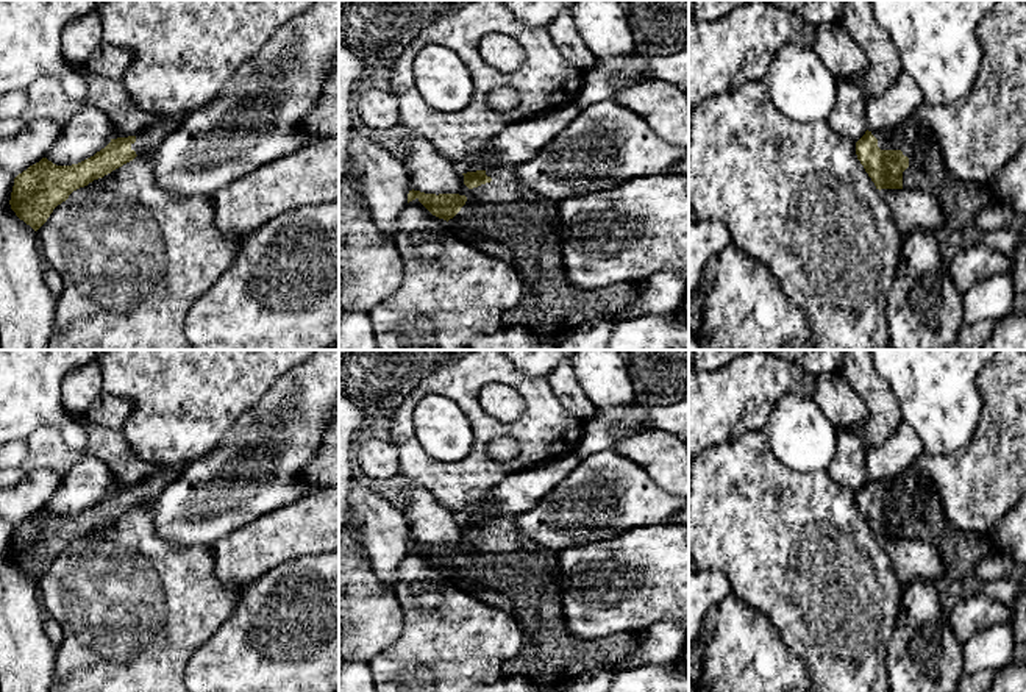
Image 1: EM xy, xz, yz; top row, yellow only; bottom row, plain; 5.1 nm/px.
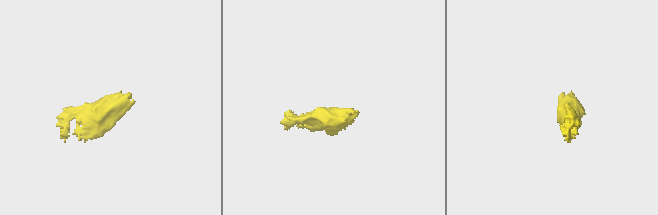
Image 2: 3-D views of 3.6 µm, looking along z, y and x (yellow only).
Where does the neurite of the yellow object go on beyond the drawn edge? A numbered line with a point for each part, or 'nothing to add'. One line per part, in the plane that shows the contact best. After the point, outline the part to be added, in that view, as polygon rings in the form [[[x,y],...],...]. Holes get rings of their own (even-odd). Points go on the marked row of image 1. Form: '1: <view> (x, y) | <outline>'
1: yz (926, 171) | [[[918,117],[871,131],[881,150],[901,150],[909,158],[903,172],[903,189],[918,189],[934,195],[951,230],[973,227],[974,216],[987,205],[984,187],[964,184],[945,167],[937,136]]]

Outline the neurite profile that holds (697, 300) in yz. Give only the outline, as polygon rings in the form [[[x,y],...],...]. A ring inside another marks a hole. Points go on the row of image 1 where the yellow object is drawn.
[[[712,256],[703,270],[701,286],[689,297],[689,328],[695,333],[701,328],[704,301],[715,284],[717,272],[718,256]]]

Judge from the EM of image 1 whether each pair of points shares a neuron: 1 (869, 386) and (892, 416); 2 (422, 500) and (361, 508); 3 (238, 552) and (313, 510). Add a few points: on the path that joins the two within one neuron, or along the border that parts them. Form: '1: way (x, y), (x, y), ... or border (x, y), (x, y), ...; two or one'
1: way (876, 394), (884, 408); one
2: border (392, 497), (398, 503), (413, 538); two
3: way (256, 547), (294, 528); one

